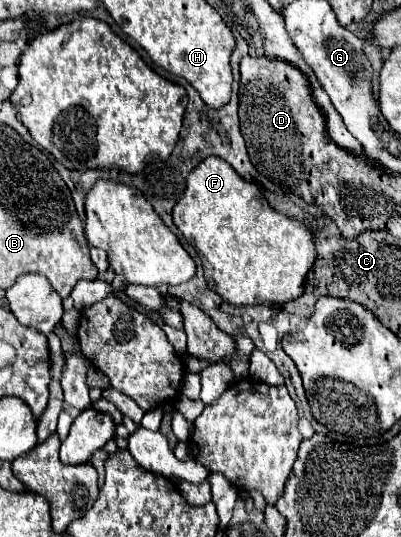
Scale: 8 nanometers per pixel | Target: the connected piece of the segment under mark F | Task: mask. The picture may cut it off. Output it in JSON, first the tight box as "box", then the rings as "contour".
{"box":[171,157,315,307],"contour":[[[207,157],[189,173],[187,189],[171,215],[183,237],[199,251],[207,285],[225,301],[231,301],[231,305],[281,307],[287,301],[301,297],[307,271],[315,263],[315,245],[309,229],[303,223],[271,209],[261,189],[239,177],[223,159]]]}

